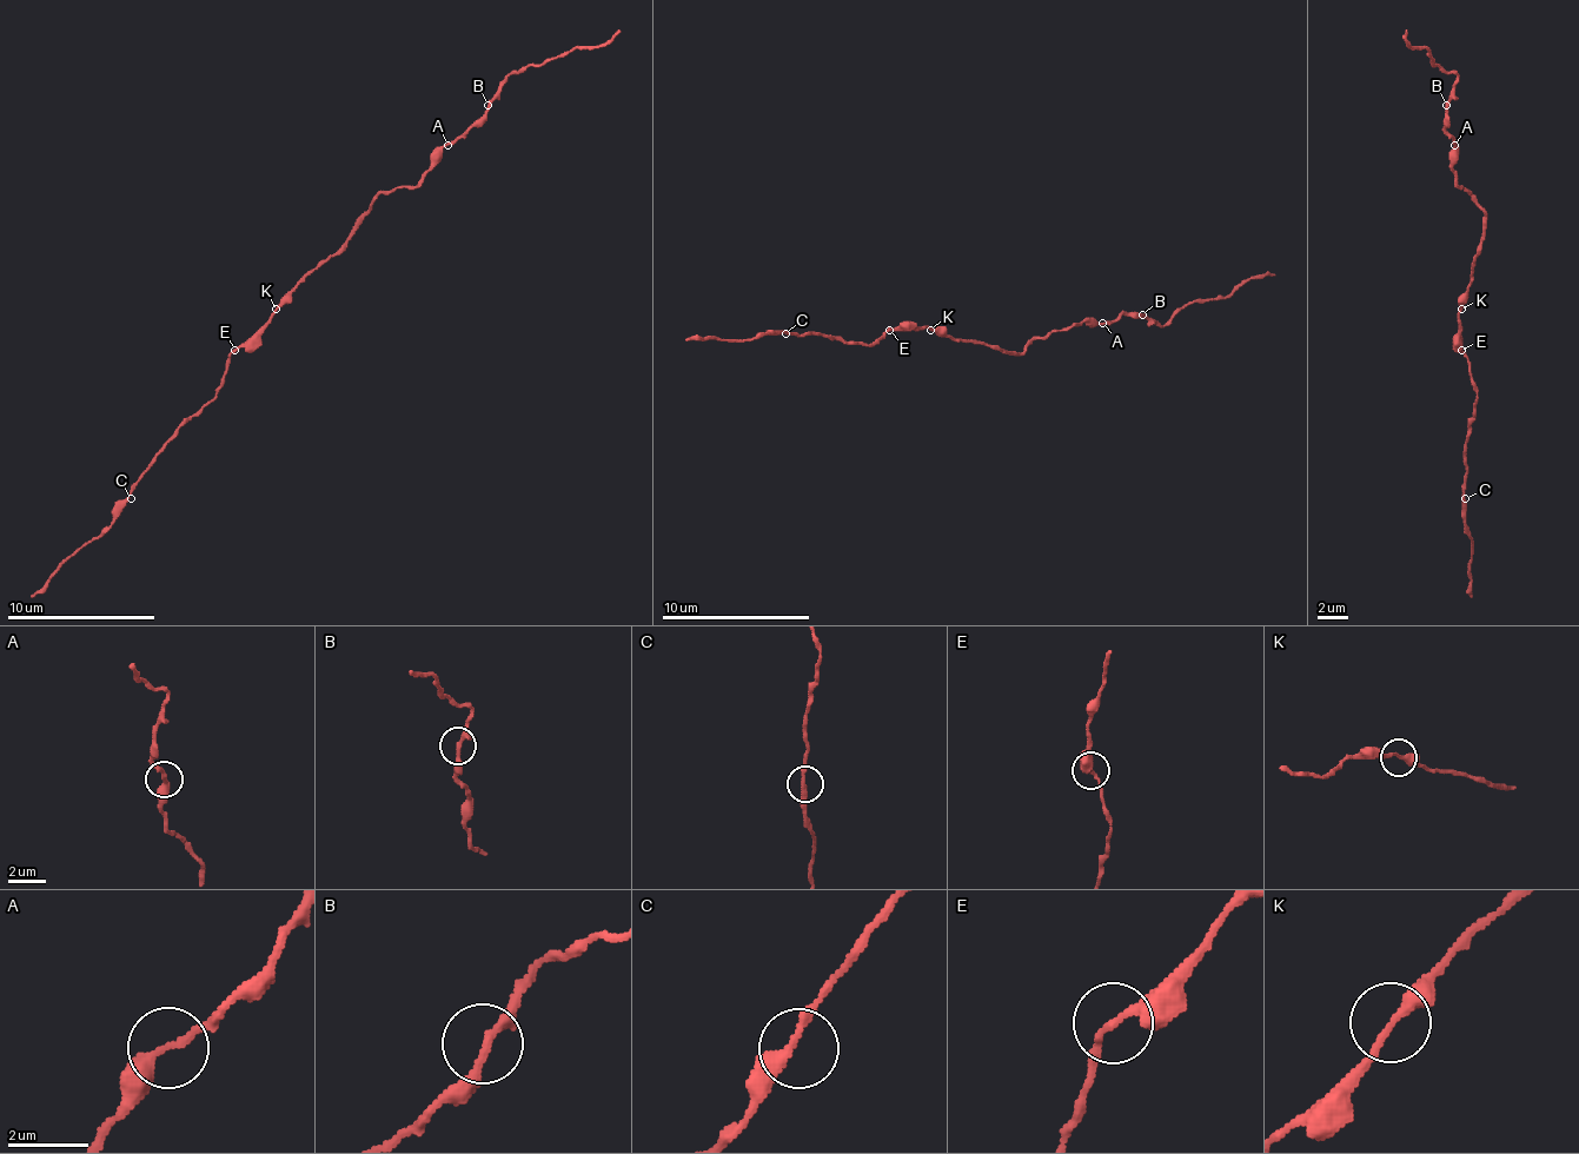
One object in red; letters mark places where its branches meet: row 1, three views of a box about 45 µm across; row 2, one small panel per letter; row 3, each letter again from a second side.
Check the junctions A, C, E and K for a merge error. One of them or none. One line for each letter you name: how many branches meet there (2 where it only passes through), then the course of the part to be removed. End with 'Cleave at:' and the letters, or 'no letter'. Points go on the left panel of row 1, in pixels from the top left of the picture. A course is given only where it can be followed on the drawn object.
Cleave at: no letter

